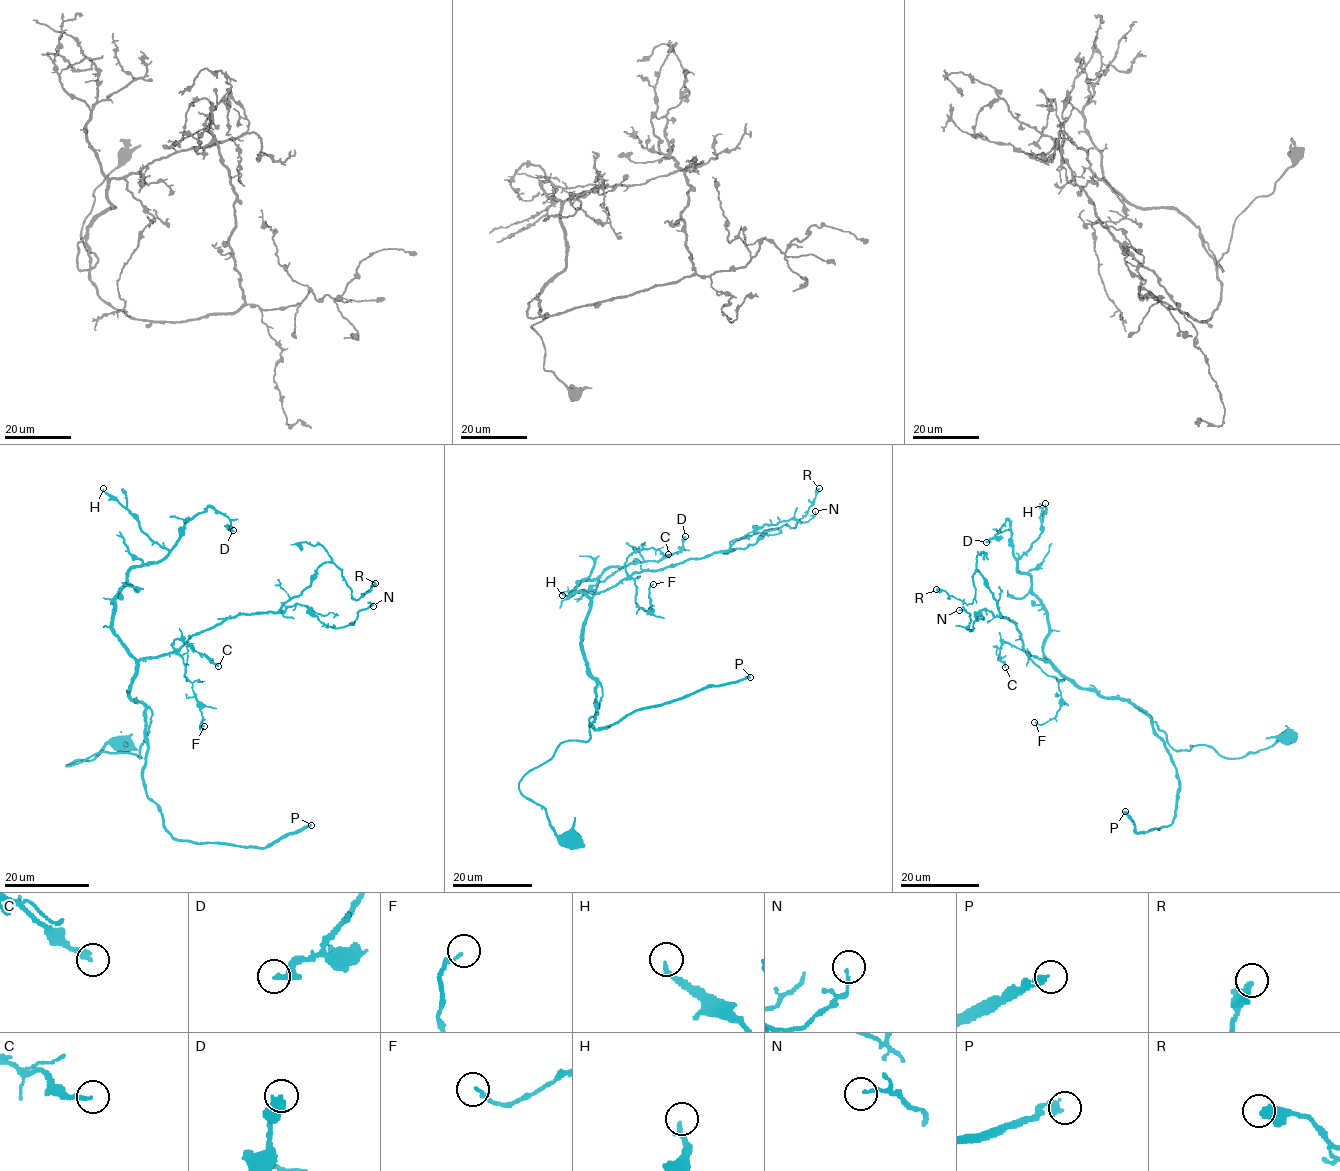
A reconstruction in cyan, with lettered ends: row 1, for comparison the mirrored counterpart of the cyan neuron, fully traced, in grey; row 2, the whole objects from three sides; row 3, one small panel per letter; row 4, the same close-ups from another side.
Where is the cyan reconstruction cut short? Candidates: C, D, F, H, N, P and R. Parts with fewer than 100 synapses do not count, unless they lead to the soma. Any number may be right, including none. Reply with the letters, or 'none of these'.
P

